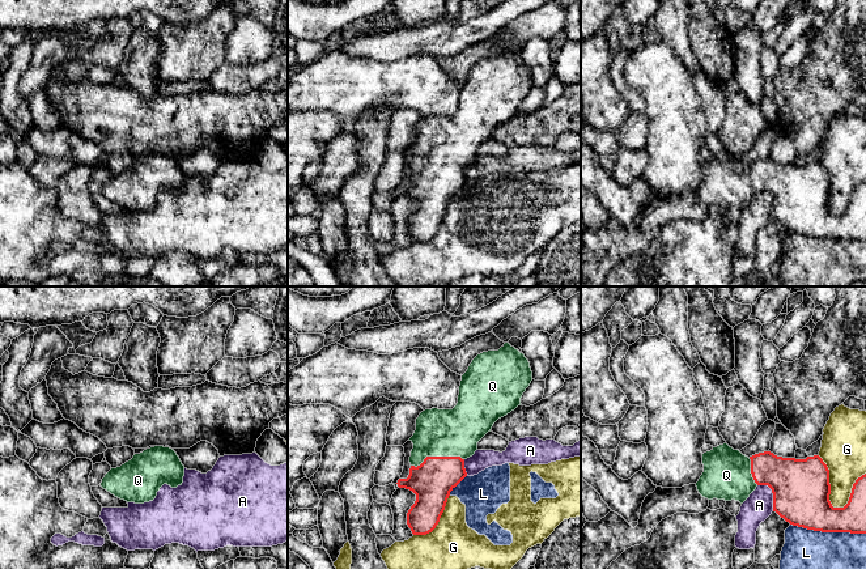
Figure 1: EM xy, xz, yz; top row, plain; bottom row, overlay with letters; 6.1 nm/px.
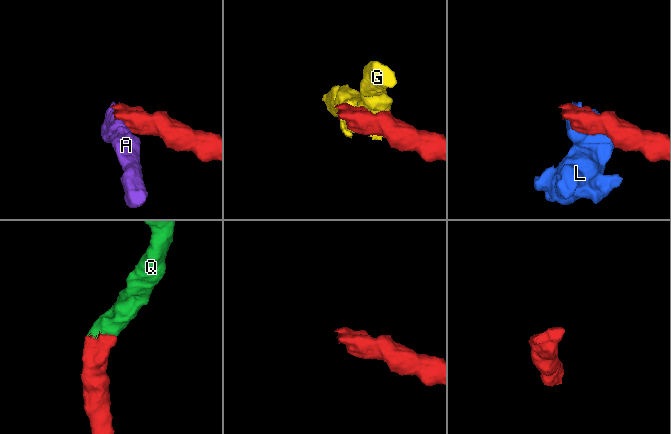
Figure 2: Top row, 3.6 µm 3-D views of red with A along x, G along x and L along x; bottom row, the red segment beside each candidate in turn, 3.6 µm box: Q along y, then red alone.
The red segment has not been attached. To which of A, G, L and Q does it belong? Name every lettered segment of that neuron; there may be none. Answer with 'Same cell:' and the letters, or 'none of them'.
Same cell: Q

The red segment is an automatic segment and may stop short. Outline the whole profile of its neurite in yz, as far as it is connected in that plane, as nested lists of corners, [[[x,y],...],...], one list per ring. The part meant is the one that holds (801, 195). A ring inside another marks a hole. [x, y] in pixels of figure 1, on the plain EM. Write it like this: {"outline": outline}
{"outline": [[[723,150],[704,160],[702,171],[704,179],[696,194],[708,207],[735,207],[743,211],[757,192],[768,192],[773,200],[773,218],[793,233],[822,239],[866,241],[866,181],[853,191],[848,211],[833,215],[829,208],[829,177],[819,162],[795,166],[764,158],[748,165]]]}

